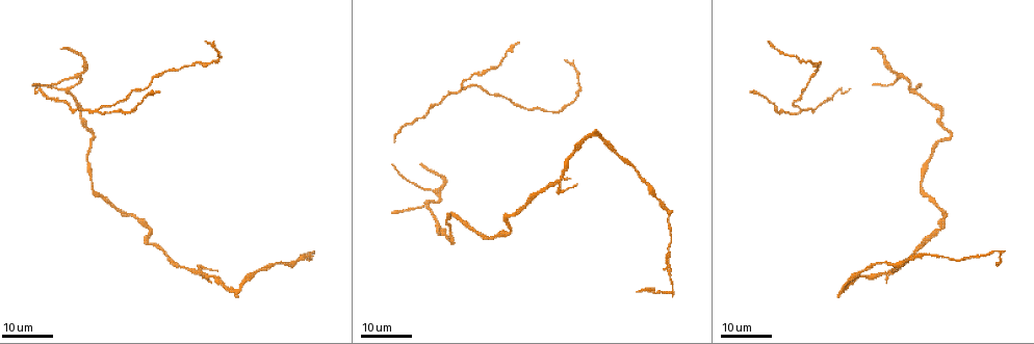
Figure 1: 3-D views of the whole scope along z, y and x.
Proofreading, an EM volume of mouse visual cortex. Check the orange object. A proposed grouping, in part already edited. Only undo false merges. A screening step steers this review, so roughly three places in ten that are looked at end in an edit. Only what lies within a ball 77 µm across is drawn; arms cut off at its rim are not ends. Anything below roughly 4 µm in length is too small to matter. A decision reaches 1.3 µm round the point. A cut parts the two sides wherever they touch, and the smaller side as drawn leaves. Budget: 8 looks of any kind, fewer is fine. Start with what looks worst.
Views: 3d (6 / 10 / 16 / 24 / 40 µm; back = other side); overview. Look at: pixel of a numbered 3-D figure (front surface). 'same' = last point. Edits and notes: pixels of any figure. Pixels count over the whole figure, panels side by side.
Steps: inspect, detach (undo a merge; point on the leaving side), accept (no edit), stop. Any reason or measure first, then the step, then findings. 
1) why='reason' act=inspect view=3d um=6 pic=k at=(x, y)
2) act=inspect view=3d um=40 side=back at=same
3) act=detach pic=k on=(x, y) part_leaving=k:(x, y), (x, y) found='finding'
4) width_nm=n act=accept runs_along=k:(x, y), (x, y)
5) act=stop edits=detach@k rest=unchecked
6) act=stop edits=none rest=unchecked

why='small branch off a trunk' act=inspect view=3d um=16 pic=1 at=(559, 180)

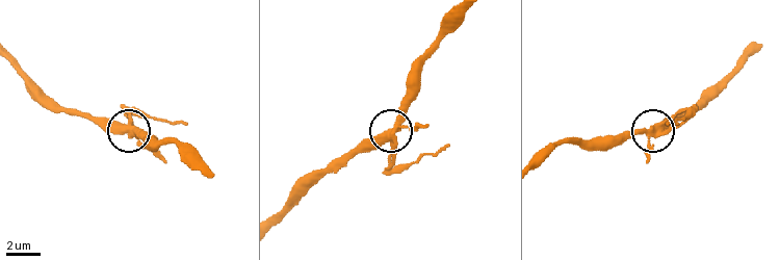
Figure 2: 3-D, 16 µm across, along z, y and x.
why='zoom in' act=inspect view=3d um=10 pic=2 at=(657, 134)

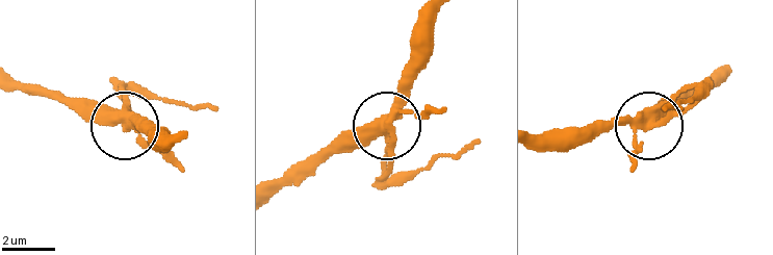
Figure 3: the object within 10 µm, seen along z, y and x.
why='closer look' act=inspect view=3d um=6 pic=3 at=(391, 126)

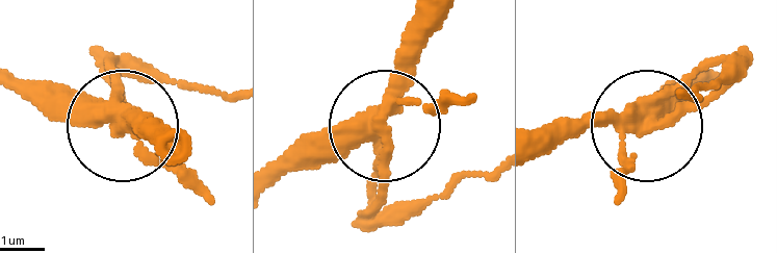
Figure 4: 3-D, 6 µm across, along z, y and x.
act=detach pic=4 on=(111, 80) found='a second neuron is stuck on'

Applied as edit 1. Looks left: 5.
why='arms part here' act=inspect view=3d um=16 pic=1 at=(801, 110)

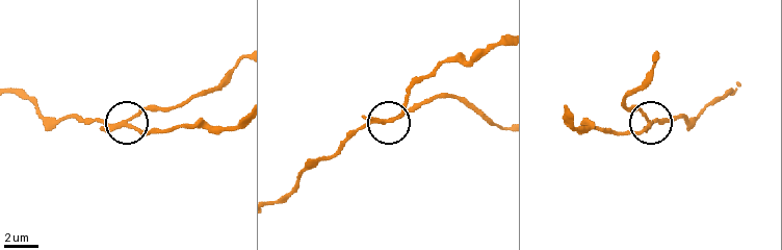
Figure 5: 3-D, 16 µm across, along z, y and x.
why='zoom in' act=inspect view=3d um=6 pic=5 at=(130, 124)

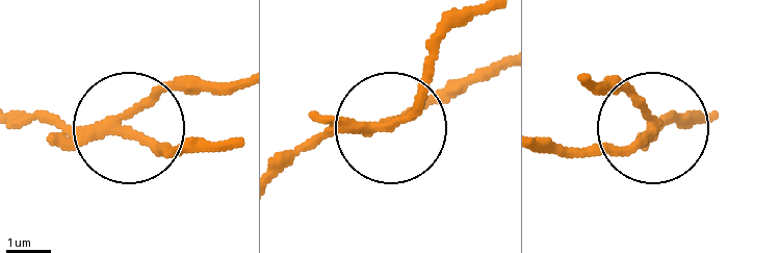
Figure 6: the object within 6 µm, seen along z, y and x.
width_nm=200 act=detach pic=6 on=(158, 150) part_leaving=6:(98, 135), (216, 147) found='a second neuron is stuck on'

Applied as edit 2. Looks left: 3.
act=inspect view=overview

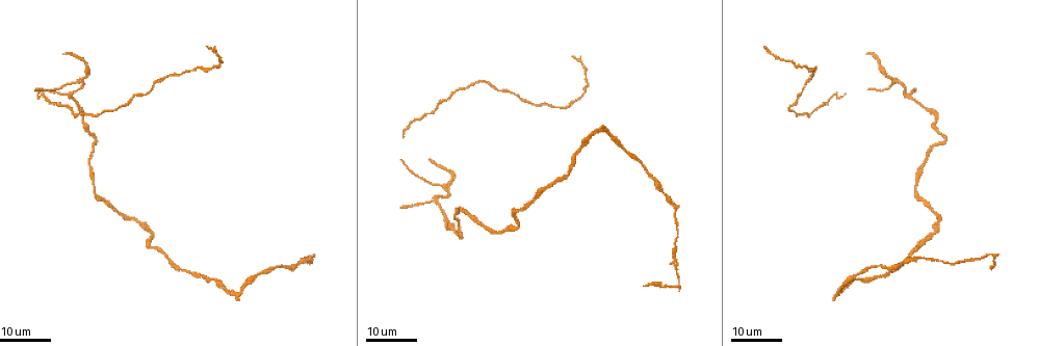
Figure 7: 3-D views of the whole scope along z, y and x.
act=inspect view=3d um=24 pic=7 at=(68, 94)

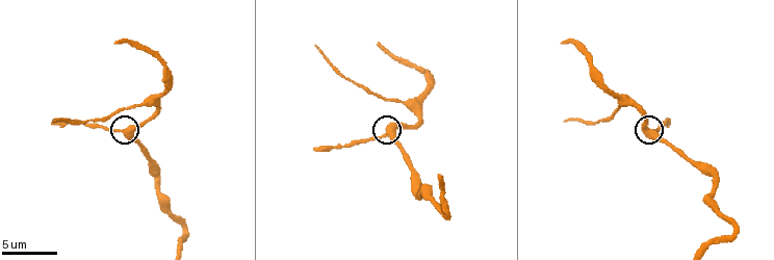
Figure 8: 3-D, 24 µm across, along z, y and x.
act=inspect view=3d um=6 pic=8 at=(386, 136)

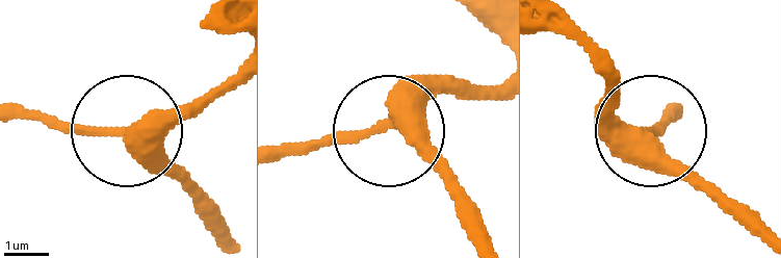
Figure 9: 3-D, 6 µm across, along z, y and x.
act=accept runs_along=9:(228, 244), (120, 129), (19, 113) found='one neuron here'

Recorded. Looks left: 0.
act=stop edits=detach@4,detach@6 rest=unchecked

